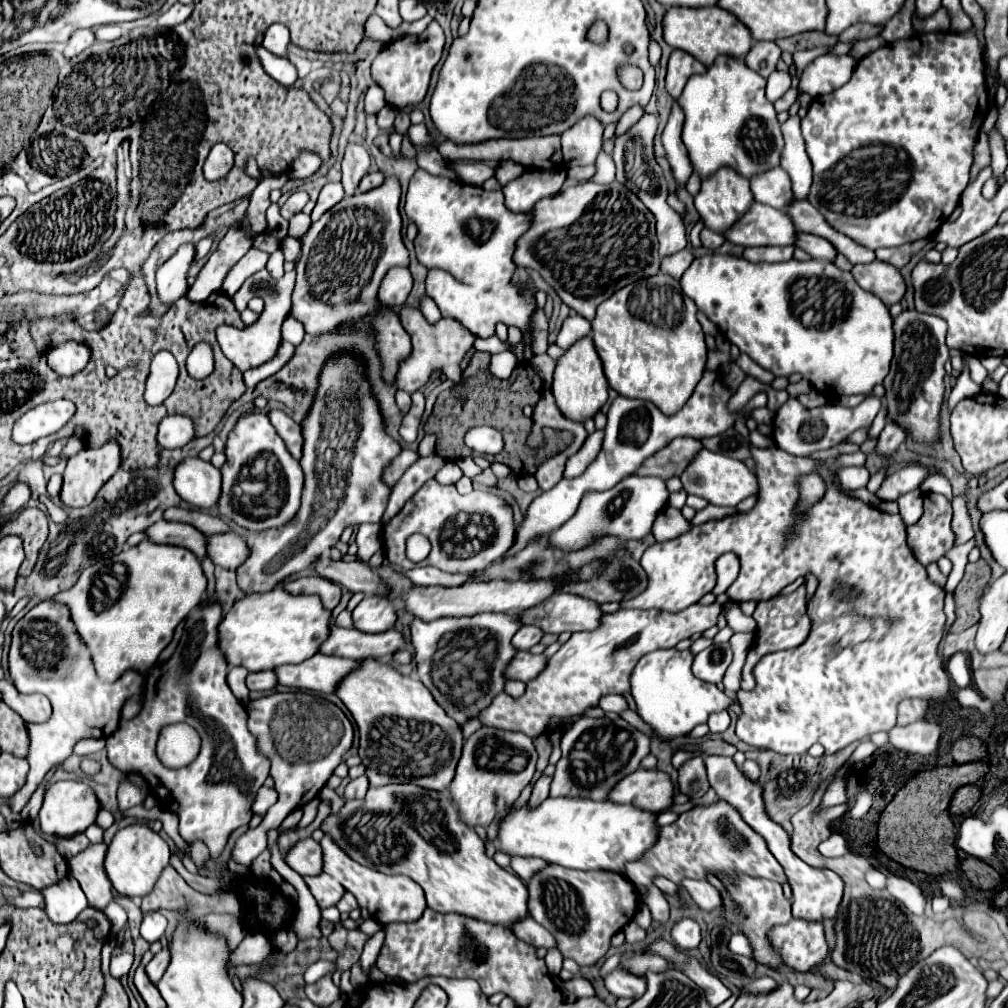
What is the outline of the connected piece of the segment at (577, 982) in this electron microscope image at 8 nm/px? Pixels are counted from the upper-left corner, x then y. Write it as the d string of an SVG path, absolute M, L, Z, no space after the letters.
M574 977L574 979L570 979L570 981L556 979L556 985L558 985L560 989L566 989L566 991L574 993L576 997L592 997L592 995L596 993L594 987L592 987L592 983L586 981L586 979L582 979L582 977Z

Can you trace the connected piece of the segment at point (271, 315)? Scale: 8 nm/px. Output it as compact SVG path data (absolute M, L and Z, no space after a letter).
M258 275L256 277L250 277L242 283L240 291L236 291L236 295L232 297L234 305L238 311L244 311L244 307L248 305L248 301L252 297L262 297L266 307L264 311L260 313L258 321L240 329L240 331L234 331L234 333L218 333L218 343L222 347L222 351L226 353L226 357L238 367L242 369L242 373L246 369L252 369L252 367L258 367L266 361L270 361L280 345L280 327L282 327L282 321L286 319L286 315L290 313L290 297L292 297L292 291L294 291L294 285L290 287L276 287L276 281L270 277L270 275Z

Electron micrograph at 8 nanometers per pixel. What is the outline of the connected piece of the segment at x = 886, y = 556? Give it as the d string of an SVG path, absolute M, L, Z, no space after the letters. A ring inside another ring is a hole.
M752 445L752 457L756 461L756 477L758 477L758 485L760 485L760 495L758 495L758 503L754 505L752 511L748 513L734 513L734 515L728 515L728 517L722 517L722 519L710 519L698 527L692 527L690 531L682 533L680 537L676 539L670 539L670 541L664 541L664 543L654 543L652 547L648 547L642 555L642 561L640 565L644 567L644 571L648 573L648 589L644 591L644 595L632 599L632 601L626 601L626 603L620 603L622 607L628 609L628 605L634 605L634 609L658 609L658 611L670 611L670 613L678 613L694 603L698 603L698 599L706 593L710 593L716 585L716 569L714 569L714 561L726 553L726 551L734 551L740 559L740 575L738 579L728 587L726 595L730 601L764 601L764 599L770 599L774 597L780 587L776 587L776 581L782 579L782 565L796 565L796 567L804 567L804 571L810 571L812 575L818 577L820 585L816 589L816 599L810 599L808 603L808 617L812 619L812 631L810 631L810 639L804 641L804 645L796 647L796 649L788 649L788 651L776 651L776 653L770 653L766 657L760 659L760 663L756 665L754 669L754 675L756 675L756 687L752 691L738 691L738 703L742 707L742 715L736 723L736 735L738 739L742 739L744 743L748 743L750 747L758 747L758 749L770 749L770 751L776 751L780 755L800 755L800 753L806 753L810 745L814 743L820 743L824 747L824 755L832 755L840 749L844 749L846 745L854 743L854 741L862 741L866 737L870 737L872 733L878 733L878 731L890 731L894 725L896 725L896 705L902 701L902 699L926 699L926 701L938 701L938 699L946 699L950 697L950 687L952 687L952 681L948 677L948 671L946 671L946 663L942 659L942 655L938 655L938 643L942 639L942 627L944 627L944 621L946 621L946 615L944 615L944 589L940 589L938 585L934 585L928 575L926 575L926 567L920 565L916 561L916 557L912 555L910 547L906 545L906 525L902 521L900 515L890 515L890 513L884 513L880 509L876 509L874 505L868 505L844 491L838 489L838 485L832 481L834 473L828 469L828 463L826 461L820 461L820 459L812 459L812 457L794 457L794 455L788 455L784 453L782 449L778 447L770 447L770 449L758 449ZM810 473L816 473L824 479L826 483L826 491L822 495L822 499L814 505L810 505L810 509L806 511L806 517L802 517L802 513L798 511L798 505L800 505L800 487L798 487L798 479L802 475L810 475Z

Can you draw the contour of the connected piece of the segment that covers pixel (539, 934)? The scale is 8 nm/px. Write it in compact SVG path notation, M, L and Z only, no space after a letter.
M534 919L528 921L520 921L520 925L516 925L516 929L512 929L516 933L516 937L528 941L534 947L544 947L544 949L556 949L556 939L552 937L552 933L548 933L542 925L538 925Z

